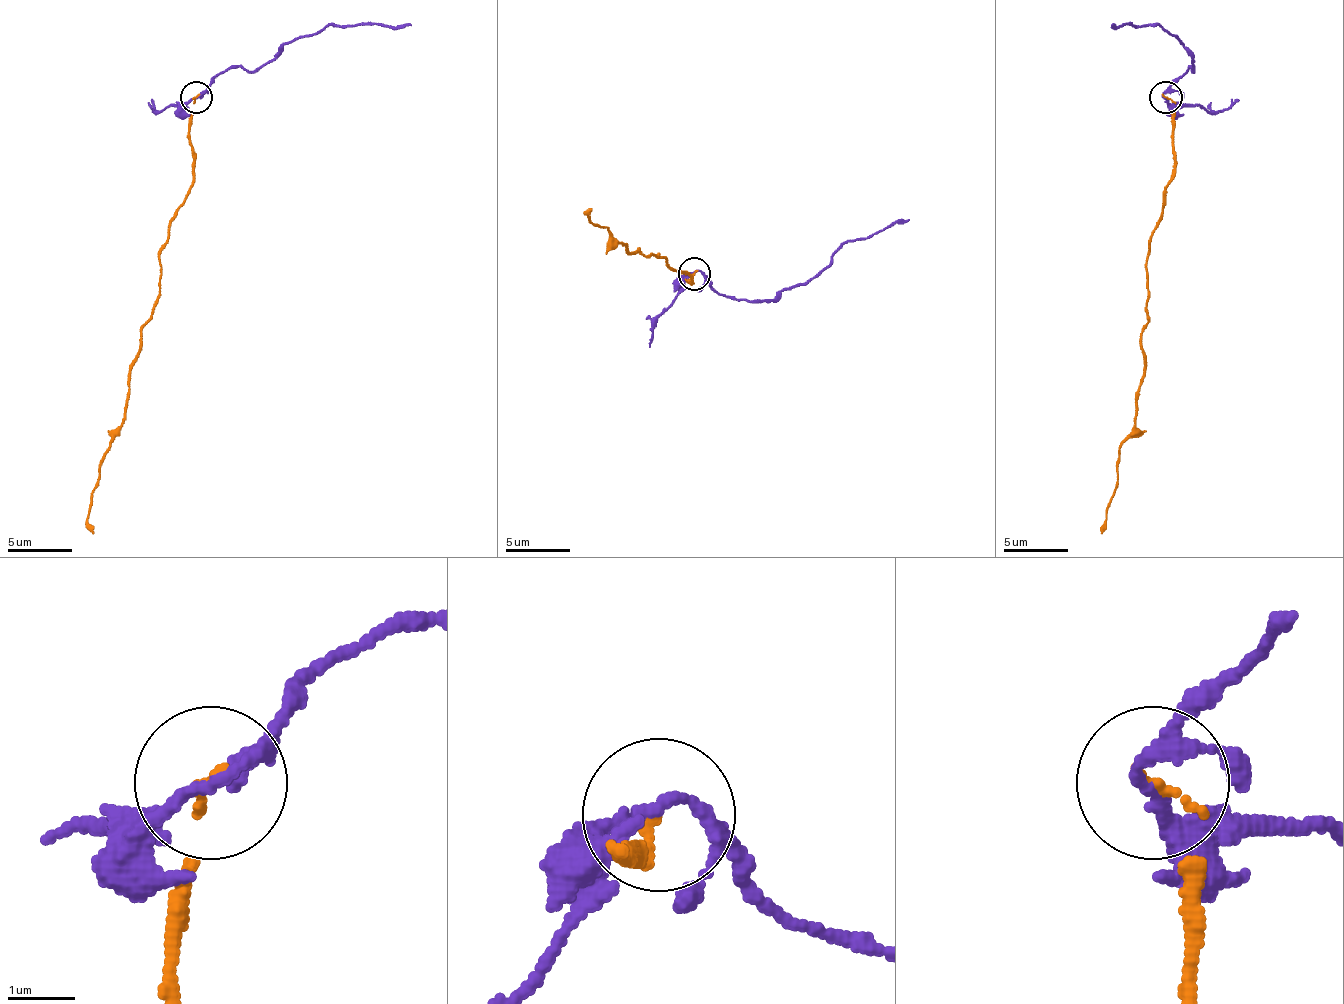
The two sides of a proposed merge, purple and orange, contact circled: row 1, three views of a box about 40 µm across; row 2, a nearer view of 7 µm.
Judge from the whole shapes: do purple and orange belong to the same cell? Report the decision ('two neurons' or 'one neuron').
two neurons

